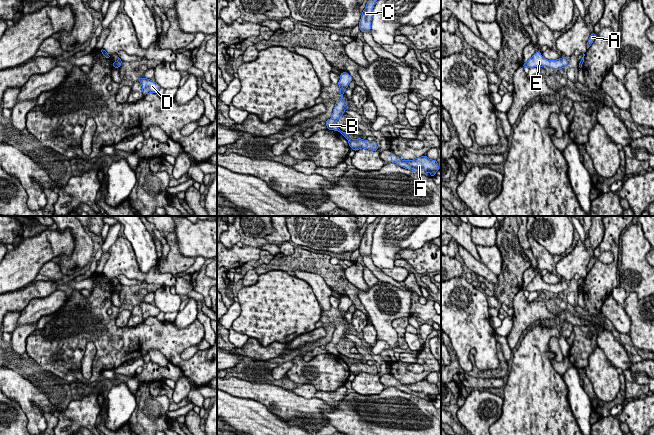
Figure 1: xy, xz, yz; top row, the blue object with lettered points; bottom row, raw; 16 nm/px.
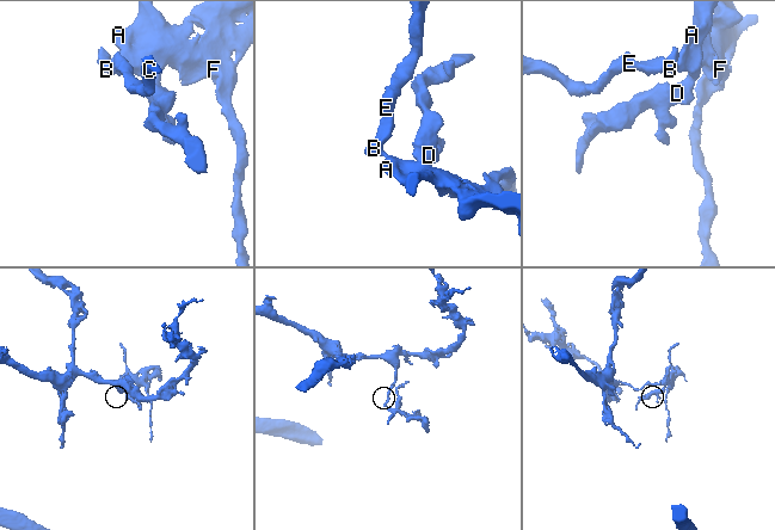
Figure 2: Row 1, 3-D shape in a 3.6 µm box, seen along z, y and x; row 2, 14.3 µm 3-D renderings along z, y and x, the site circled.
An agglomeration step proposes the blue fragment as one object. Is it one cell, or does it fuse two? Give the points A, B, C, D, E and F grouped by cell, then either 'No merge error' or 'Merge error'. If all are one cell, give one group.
Groups: A D F / B C E. Merge error

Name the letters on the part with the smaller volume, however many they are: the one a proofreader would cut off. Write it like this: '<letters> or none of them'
A, D, F

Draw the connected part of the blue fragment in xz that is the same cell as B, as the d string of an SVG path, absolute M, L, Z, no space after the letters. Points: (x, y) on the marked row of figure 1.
M342 72L340 77L338 86L340 88L339 94L341 94L342 97L339 98L337 103L335 103L331 118L325 122L328 130L334 130L337 132L341 132L341 130L337 127L336 122L345 113L345 110L348 109L348 105L344 100L343 94L345 93L345 89L348 87L349 83L353 80L347 72Z

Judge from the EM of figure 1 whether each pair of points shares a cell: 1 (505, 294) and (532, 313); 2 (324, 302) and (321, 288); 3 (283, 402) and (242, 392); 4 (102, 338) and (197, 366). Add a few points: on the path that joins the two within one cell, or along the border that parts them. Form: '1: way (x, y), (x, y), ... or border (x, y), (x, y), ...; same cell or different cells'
1: border (521, 289), (514, 296), (512, 306); different cells
2: way (323, 299), (322, 291); same cell
3: way (273, 397), (261, 392), (252, 392); same cell
4: way (126, 339), (157, 339), (173, 355); same cell

